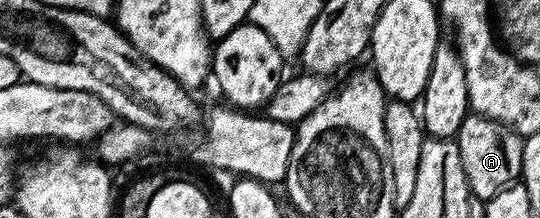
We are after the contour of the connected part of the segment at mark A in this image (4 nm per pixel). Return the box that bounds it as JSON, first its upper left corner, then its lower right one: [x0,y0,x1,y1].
[454,113,524,200]

